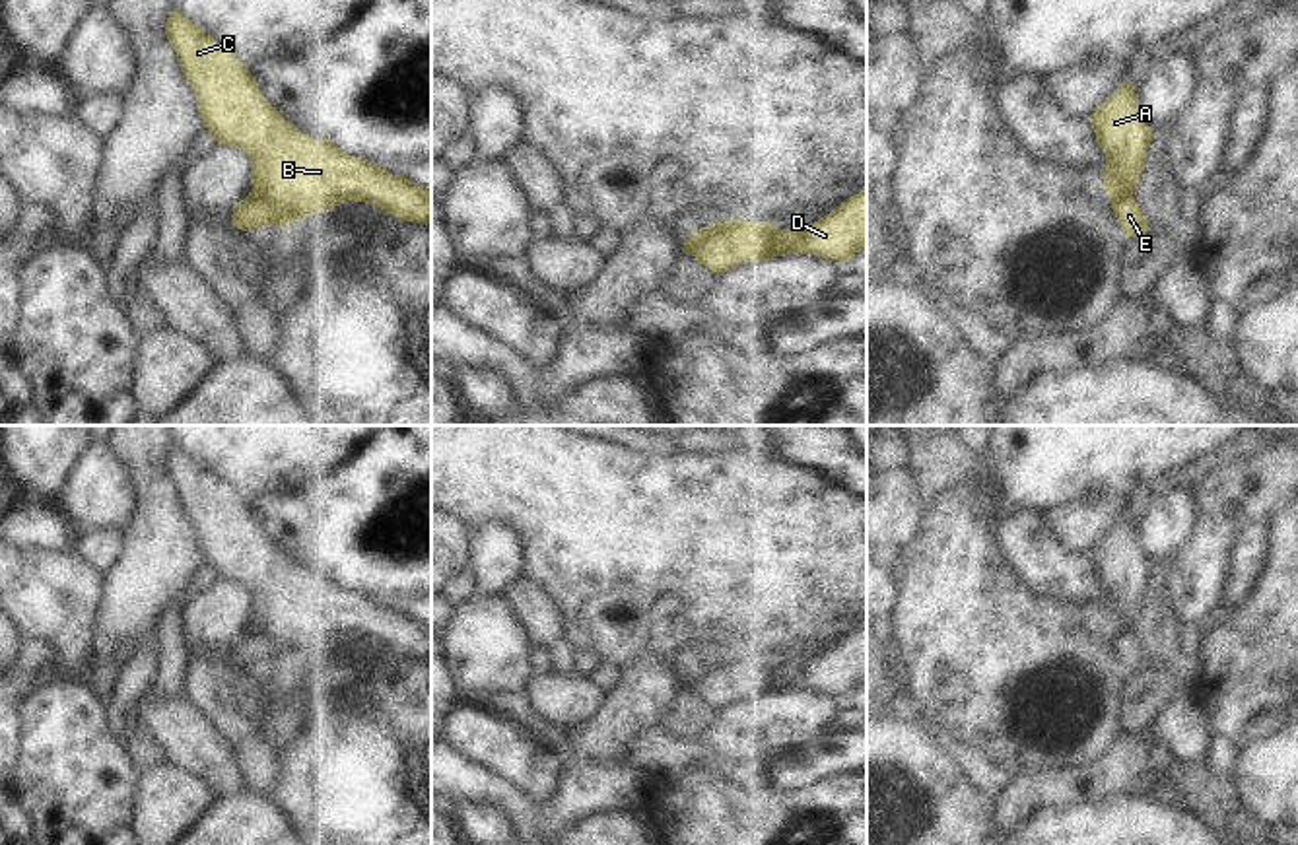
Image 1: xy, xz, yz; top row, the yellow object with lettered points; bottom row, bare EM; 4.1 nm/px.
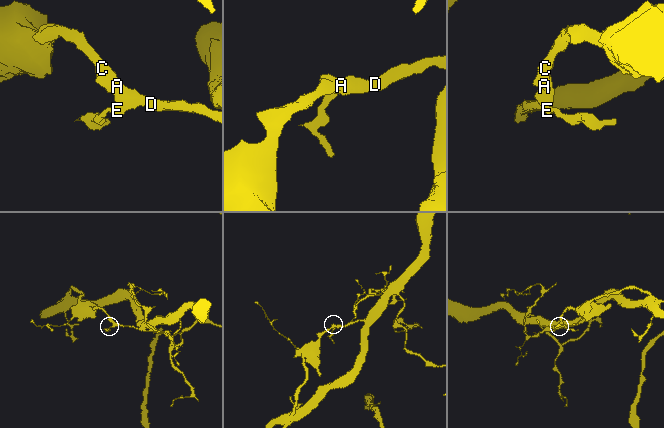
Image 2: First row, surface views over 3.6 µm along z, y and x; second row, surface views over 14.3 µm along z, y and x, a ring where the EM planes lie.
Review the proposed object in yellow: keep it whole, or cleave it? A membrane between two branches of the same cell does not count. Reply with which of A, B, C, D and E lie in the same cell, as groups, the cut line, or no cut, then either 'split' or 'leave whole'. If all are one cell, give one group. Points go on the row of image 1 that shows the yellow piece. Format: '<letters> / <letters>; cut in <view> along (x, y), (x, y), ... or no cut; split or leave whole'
A B C D / E; cut in xy along (253, 193), (269, 204), (274, 222); split

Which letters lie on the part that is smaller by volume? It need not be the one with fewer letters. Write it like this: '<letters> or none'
E

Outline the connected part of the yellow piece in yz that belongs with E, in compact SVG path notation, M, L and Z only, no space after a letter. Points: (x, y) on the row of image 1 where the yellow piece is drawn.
M1111 196L1111 210L1127 237L1148 233L1148 221L1133 196Z

